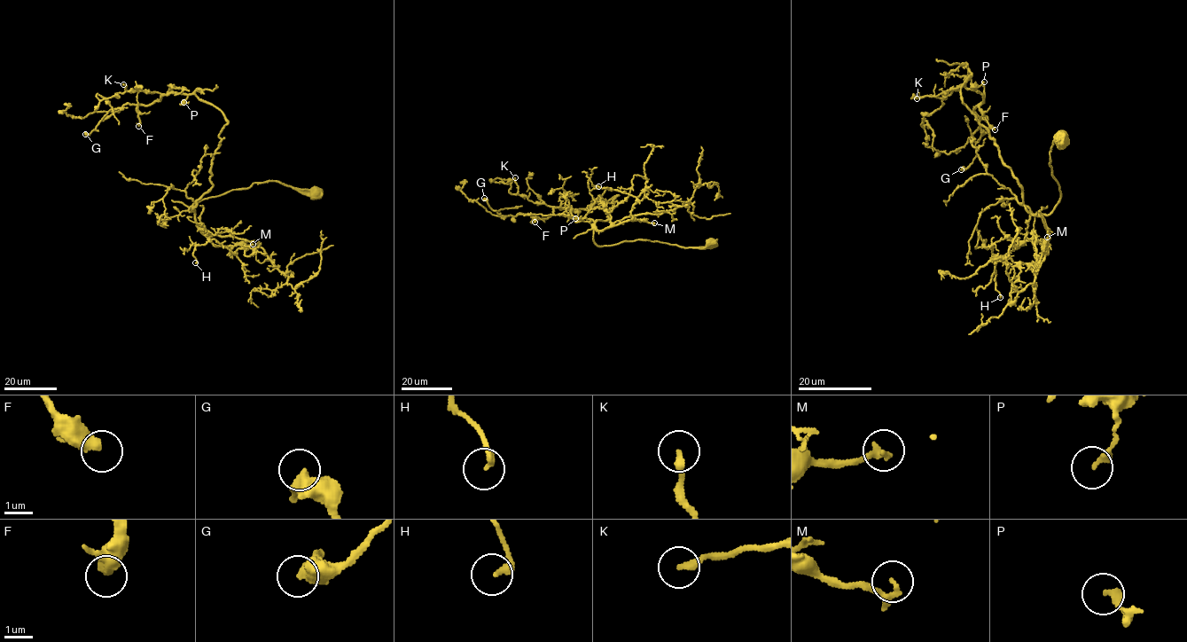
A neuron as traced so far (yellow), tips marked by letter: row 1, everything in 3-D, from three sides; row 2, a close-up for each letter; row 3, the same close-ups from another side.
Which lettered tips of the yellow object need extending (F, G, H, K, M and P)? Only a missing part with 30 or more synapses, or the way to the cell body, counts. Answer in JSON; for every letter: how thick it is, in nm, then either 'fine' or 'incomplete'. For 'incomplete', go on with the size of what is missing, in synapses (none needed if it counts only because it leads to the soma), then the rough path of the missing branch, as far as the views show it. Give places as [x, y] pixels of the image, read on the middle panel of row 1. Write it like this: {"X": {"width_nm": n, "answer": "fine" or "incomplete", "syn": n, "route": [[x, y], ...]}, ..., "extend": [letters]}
{"F": {"width_nm": 340, "answer": "incomplete", "syn": 50, "route": [[534, 222], [526, 224], [496, 222]]}, "G": {"width_nm": 480, "answer": "fine"}, "H": {"width_nm": 200, "answer": "fine"}, "K": {"width_nm": 240, "answer": "fine"}, "M": {"width_nm": 130, "answer": "fine"}, "P": {"width_nm": 280, "answer": "fine"}, "extend": ["F"]}

